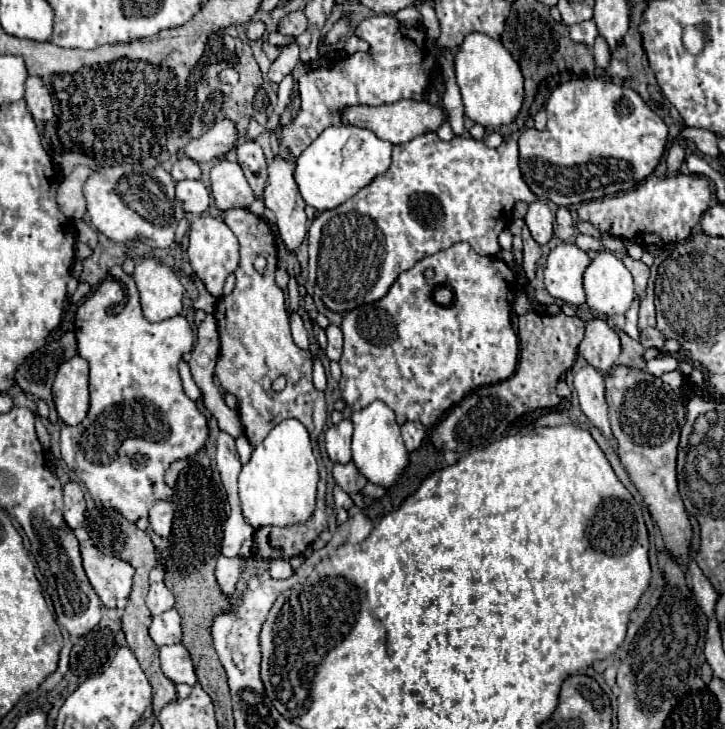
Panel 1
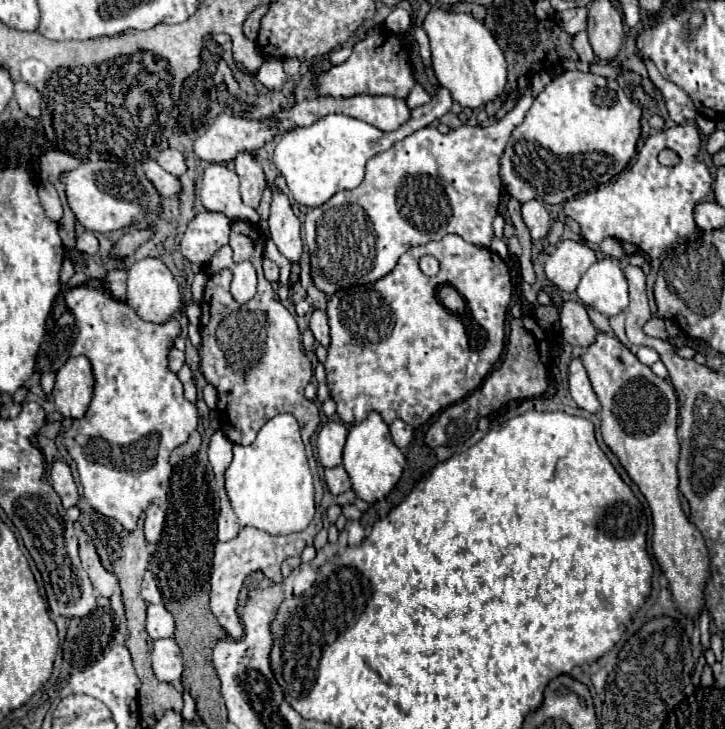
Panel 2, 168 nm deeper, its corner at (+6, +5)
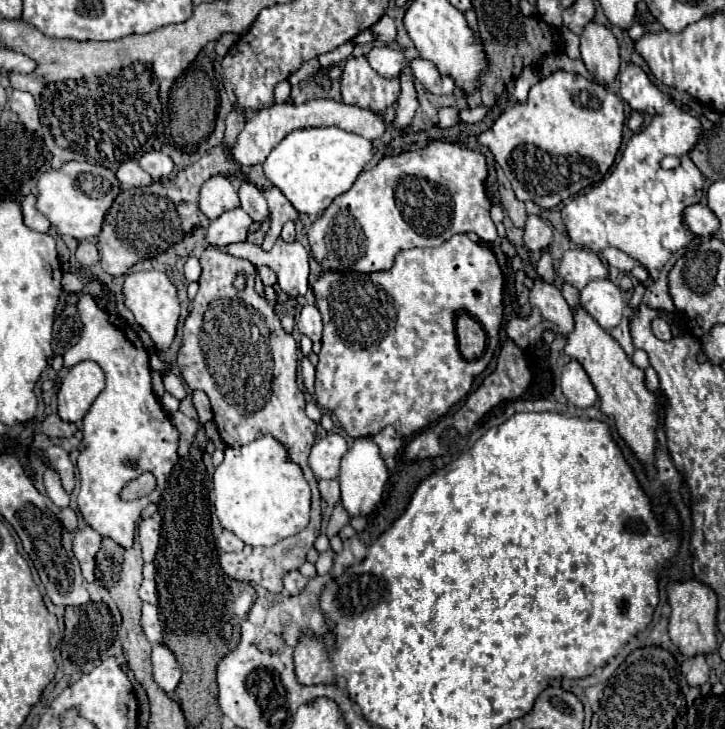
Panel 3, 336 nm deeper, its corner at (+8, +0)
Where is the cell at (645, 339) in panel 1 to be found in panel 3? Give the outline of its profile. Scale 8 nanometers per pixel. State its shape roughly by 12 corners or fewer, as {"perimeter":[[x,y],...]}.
{"perimeter":[[657,317],[651,321],[653,335],[669,341],[671,327],[665,319]]}

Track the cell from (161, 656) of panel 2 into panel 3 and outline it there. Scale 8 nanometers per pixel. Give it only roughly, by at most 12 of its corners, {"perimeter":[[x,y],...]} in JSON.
{"perimeter":[[165,645],[151,653],[155,683],[167,695],[177,689],[181,669]]}

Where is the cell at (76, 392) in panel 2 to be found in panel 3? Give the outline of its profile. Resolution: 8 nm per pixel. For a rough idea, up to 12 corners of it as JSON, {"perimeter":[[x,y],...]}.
{"perimeter":[[95,361],[69,369],[57,393],[59,417],[81,421],[103,389]]}

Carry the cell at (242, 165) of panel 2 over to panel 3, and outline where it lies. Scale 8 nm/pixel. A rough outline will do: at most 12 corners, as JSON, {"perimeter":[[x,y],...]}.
{"perimeter":[[241,183],[239,197],[247,215],[263,223],[269,215],[259,189]]}

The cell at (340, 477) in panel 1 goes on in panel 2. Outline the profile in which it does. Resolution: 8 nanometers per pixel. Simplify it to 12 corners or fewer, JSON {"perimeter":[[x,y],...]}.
{"perimeter":[[343,466],[325,468],[325,482],[331,494],[351,490]]}

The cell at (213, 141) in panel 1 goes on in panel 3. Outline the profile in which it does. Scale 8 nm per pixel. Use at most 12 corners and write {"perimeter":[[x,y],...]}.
{"perimeter":[[313,99],[275,103],[247,119],[231,155],[263,163],[291,131],[327,125],[377,139],[369,109]]}

